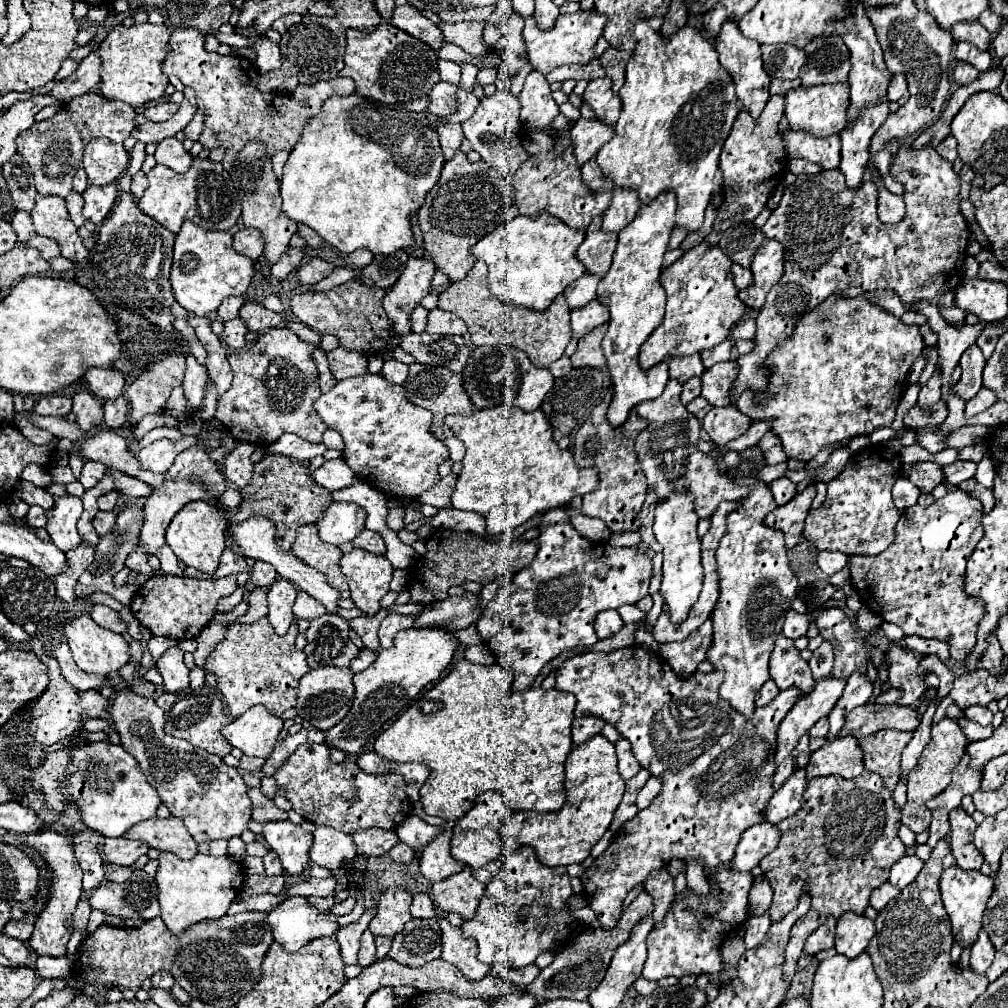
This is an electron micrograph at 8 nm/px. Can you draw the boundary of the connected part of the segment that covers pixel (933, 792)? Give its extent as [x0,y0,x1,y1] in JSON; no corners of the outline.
[902,718,966,834]

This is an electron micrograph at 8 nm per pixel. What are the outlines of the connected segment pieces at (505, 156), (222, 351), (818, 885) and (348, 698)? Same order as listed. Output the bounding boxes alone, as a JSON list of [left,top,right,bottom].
[[462,90,530,172],[188,314,232,396],[760,770,906,982],[298,666,354,730]]

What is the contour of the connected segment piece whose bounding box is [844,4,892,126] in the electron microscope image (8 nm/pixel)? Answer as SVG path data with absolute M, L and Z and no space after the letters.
M852 4L852 14L844 18L844 24L846 24L846 30L848 30L848 34L844 36L844 42L850 48L850 56L852 56L850 58L852 60L852 70L850 70L850 78L848 78L848 84L850 84L850 108L848 108L846 126L852 126L852 122L856 122L856 118L858 118L864 104L884 102L886 90L888 90L890 80L892 80L892 74L886 68L886 62L884 62L880 44L876 40L872 22L868 20L868 16L860 8L860 4L856 4L856 6Z

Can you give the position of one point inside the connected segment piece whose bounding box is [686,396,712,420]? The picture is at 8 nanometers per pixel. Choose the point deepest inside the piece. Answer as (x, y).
(699, 407)

